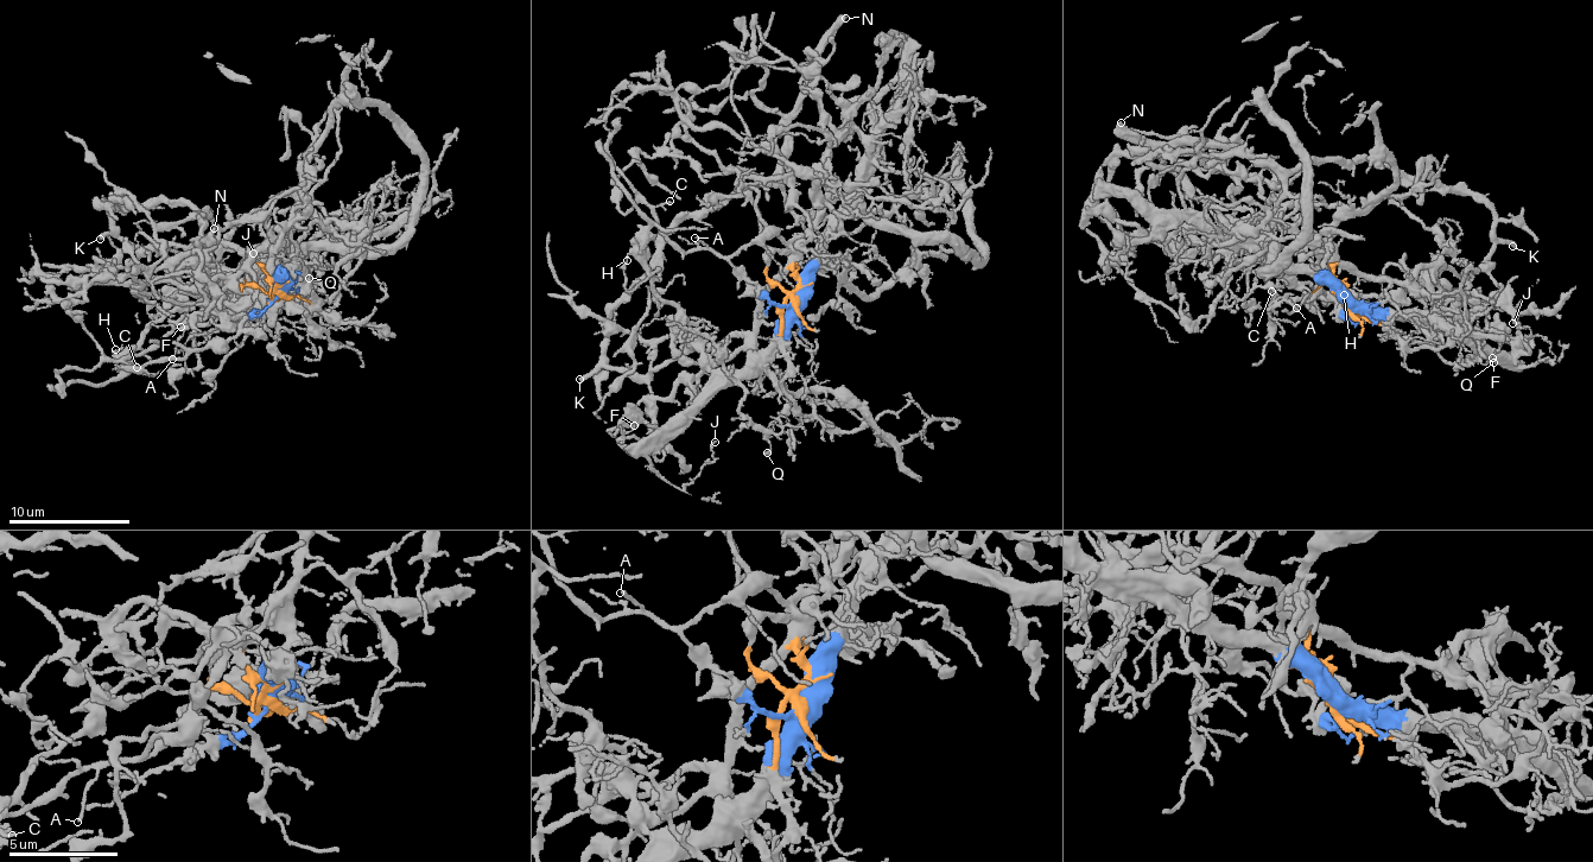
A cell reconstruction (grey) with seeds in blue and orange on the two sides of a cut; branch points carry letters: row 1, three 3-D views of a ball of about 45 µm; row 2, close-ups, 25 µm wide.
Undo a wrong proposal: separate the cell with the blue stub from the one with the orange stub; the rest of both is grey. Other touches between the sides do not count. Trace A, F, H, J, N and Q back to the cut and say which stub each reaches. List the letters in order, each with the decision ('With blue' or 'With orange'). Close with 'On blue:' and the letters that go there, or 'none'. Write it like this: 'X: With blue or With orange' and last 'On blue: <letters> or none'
A: With orange
F: With blue
H: With blue
J: With blue
N: With orange
Q: With blue
On blue: F, H, J, Q

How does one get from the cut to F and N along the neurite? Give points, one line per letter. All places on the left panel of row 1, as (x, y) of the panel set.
F: (275, 290), (284, 279), (255, 291), (247, 290), (176, 328), (181, 328)
N: (275, 290), (253, 251), (265, 243), (256, 222), (226, 229), (205, 214), (197, 217), (197, 241), (215, 227)

